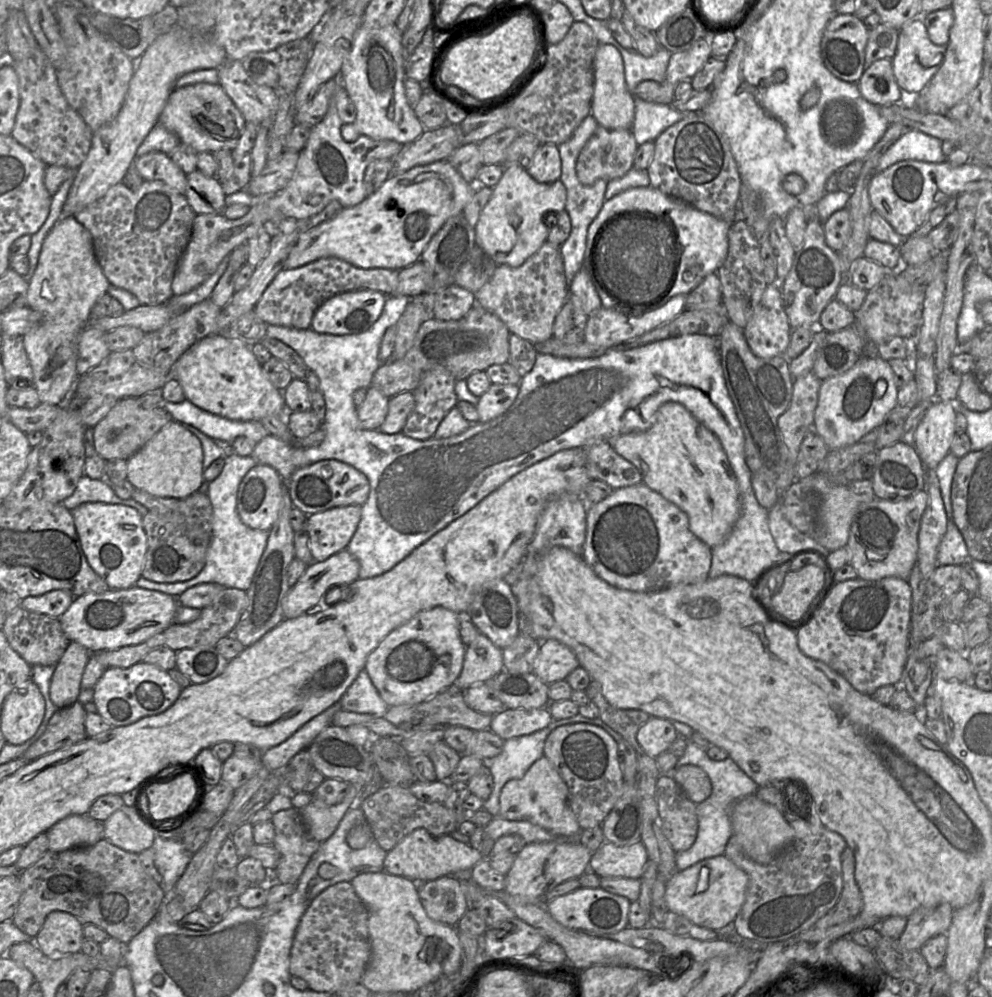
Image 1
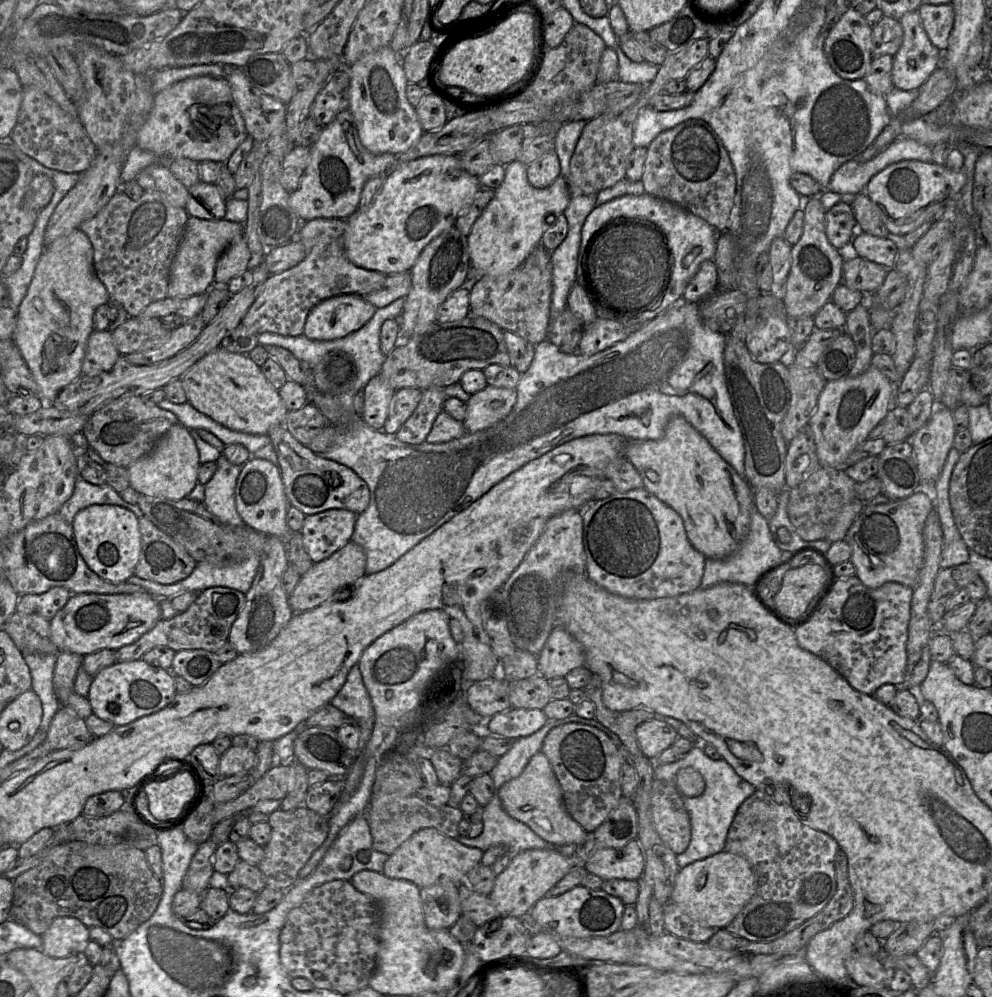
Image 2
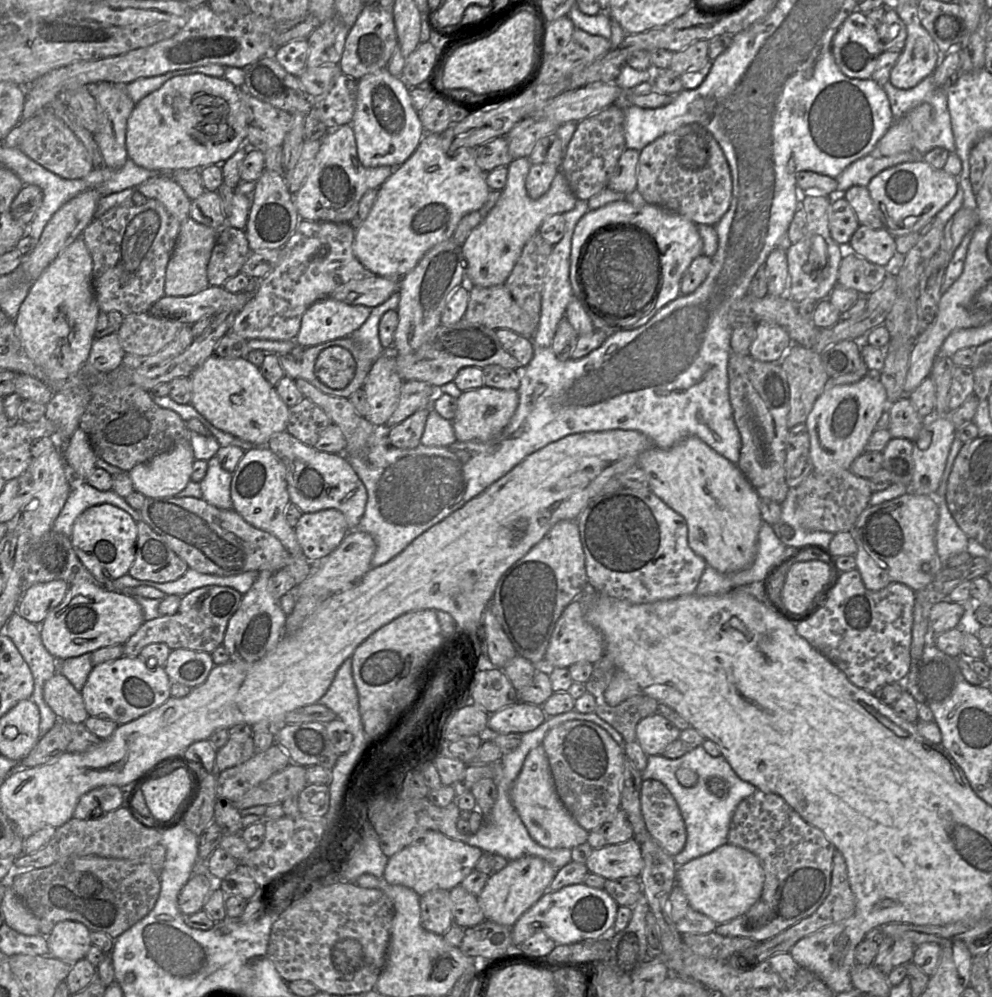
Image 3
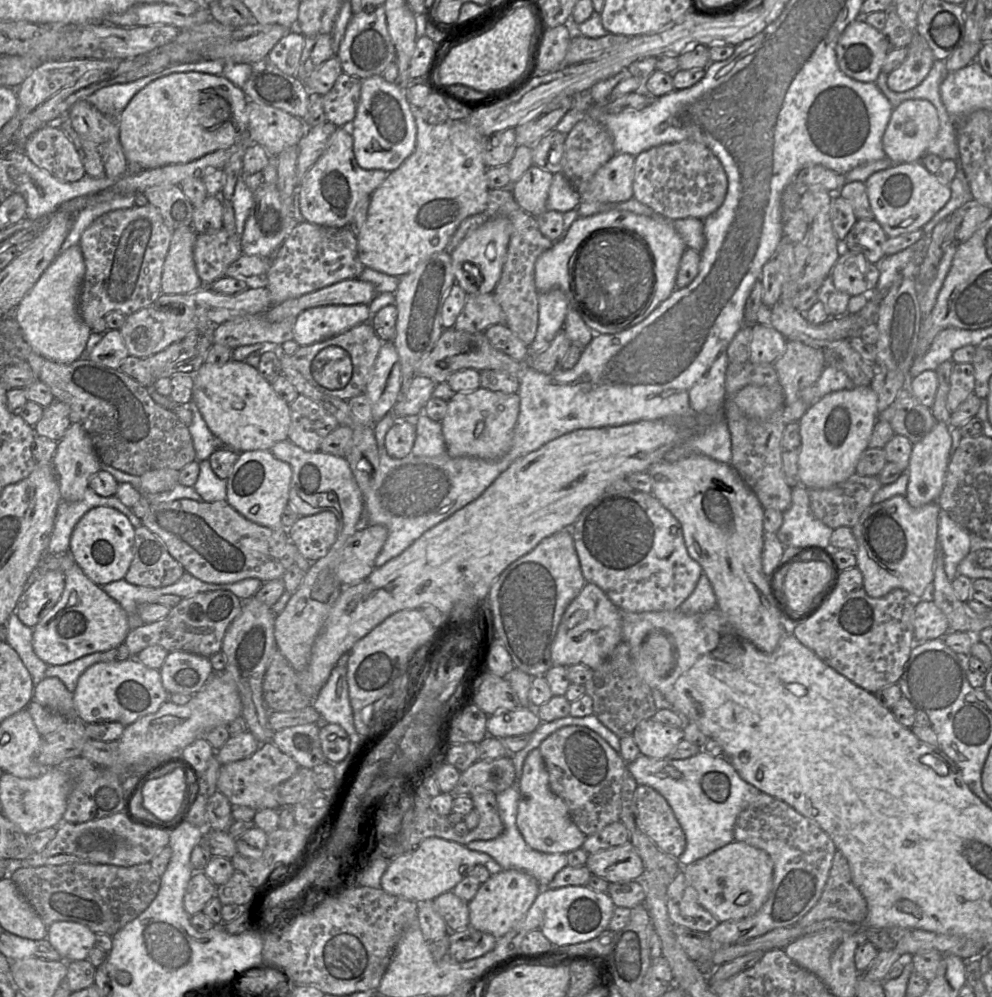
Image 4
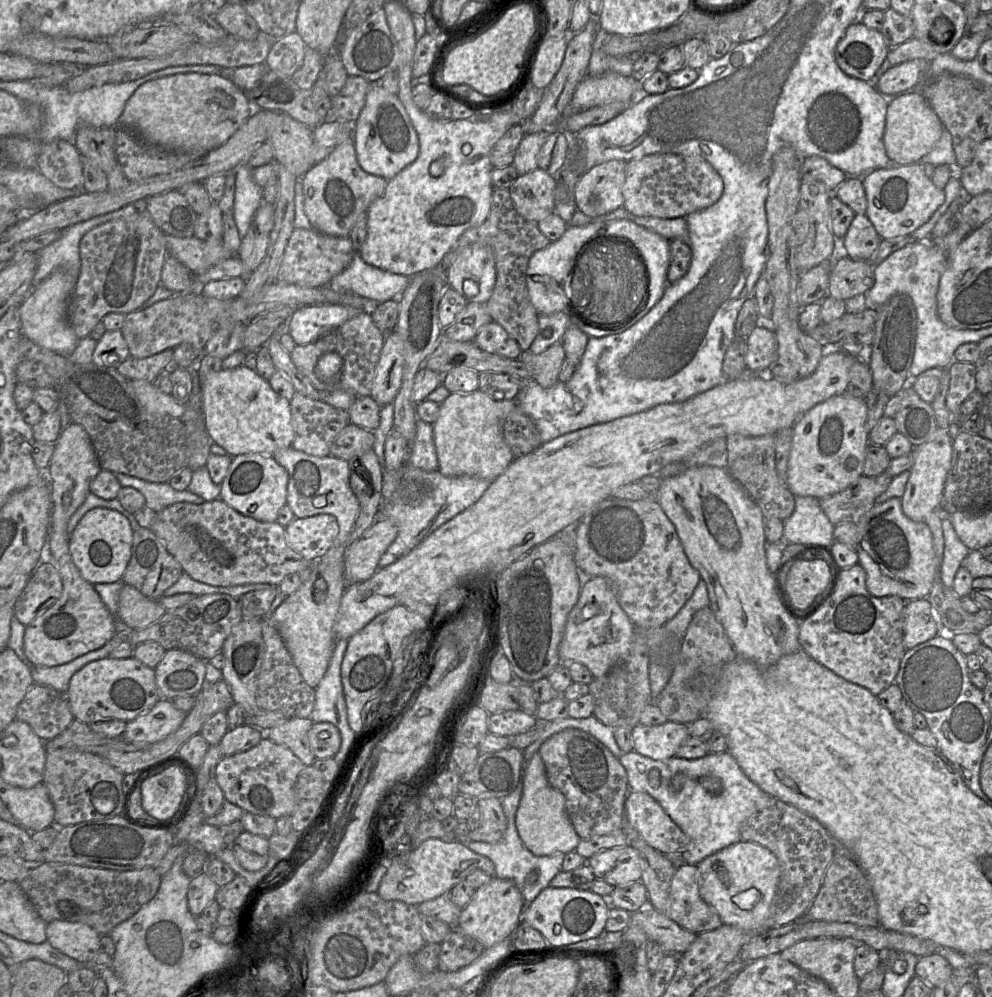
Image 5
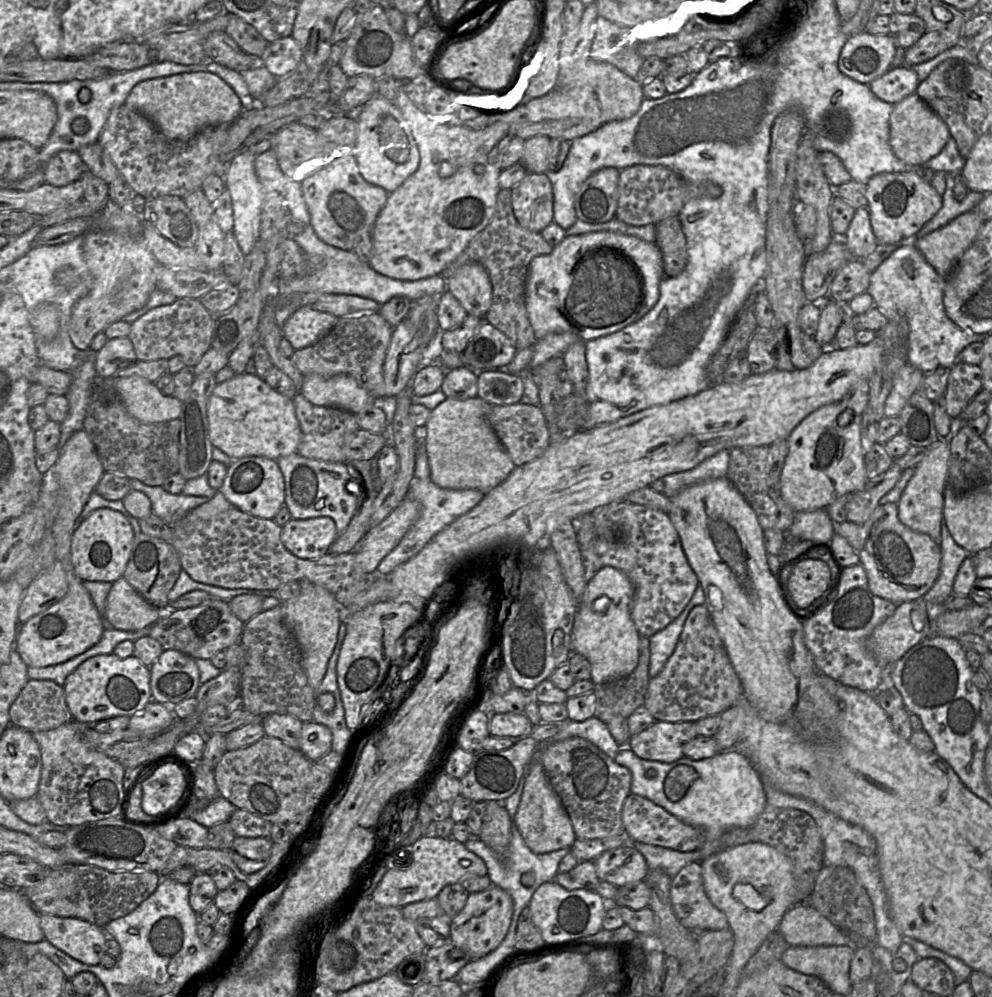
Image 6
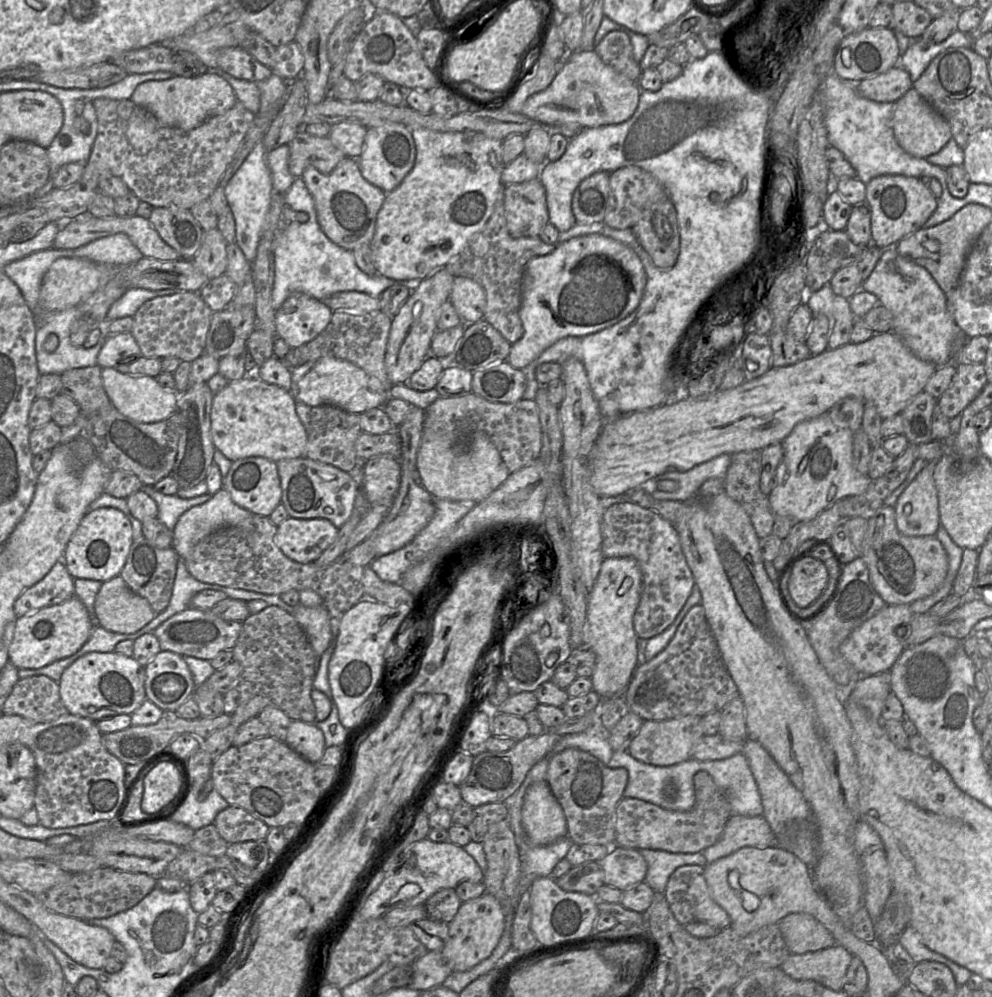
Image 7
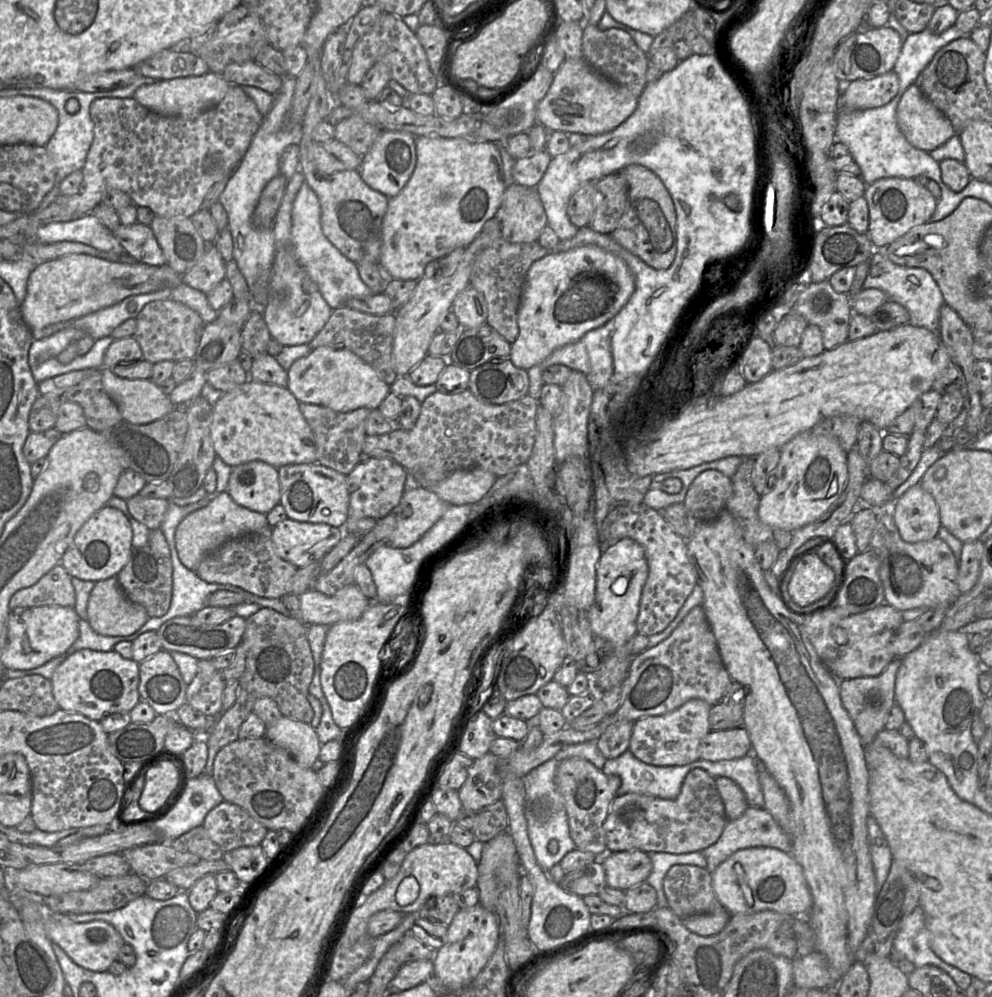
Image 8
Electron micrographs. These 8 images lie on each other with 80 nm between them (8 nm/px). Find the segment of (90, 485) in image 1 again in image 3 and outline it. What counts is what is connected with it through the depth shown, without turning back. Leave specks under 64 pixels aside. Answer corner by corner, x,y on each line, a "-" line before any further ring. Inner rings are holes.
79,482
73,486
63,508
54,521
52,530
71,538
76,519
88,508
99,504
111,504
127,512
135,522
142,520
141,513
133,509
124,498
112,489
100,491
87,482

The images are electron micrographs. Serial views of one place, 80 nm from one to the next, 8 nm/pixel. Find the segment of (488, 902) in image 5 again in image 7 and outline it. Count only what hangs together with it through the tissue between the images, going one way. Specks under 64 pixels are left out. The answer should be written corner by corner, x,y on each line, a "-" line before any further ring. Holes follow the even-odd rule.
485,893
462,903
448,926
448,939
441,953
452,972
467,971
487,959
497,947
505,928
504,908
493,895

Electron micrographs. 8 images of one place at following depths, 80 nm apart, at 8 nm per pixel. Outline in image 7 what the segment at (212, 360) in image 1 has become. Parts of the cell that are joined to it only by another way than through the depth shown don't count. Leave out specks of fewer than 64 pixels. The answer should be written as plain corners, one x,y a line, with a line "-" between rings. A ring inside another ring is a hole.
243,377
229,381
221,391
213,394
210,421
215,449
232,462
248,457
264,457
274,462
304,457
307,434
297,415
295,399
289,391
260,378

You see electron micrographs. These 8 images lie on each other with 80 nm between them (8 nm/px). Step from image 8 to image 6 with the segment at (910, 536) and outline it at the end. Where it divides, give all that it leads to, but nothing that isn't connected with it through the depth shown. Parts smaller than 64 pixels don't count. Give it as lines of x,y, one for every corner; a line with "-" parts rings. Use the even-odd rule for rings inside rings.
940,438
928,448
925,457
915,467
915,473
898,502
899,520
913,531
929,535
940,546
944,491
947,486
949,460
949,441

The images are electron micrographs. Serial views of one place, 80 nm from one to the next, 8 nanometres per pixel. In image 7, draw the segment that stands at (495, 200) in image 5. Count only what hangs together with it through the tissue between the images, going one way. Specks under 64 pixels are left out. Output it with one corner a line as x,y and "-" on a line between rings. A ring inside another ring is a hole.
502,192
501,196
495,203
495,208
490,219
482,231
472,239
467,247
457,257
451,258
444,268
454,277
461,276
472,279
483,287
486,294
484,320
492,325
510,344
514,344
524,333
520,318
520,307
522,297
522,280
526,265
532,258
548,255
552,253
555,248
556,245
545,243
539,238
539,236
514,238
509,234
506,225

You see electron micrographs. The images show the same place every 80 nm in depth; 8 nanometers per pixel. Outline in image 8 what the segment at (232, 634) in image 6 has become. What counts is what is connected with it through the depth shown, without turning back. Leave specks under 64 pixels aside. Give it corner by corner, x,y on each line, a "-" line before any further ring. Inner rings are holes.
238,615
219,625
200,623
192,616
179,616
164,622
156,631
162,650
186,653
197,659
214,659
215,657
235,650
242,641
246,628
246,619

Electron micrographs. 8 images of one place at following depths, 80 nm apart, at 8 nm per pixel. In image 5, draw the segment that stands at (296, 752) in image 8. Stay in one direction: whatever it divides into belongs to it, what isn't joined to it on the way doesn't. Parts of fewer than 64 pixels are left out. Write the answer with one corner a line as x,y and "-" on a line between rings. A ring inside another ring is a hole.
330,722
313,723
308,732
308,741
316,759
332,758
340,748
341,734

